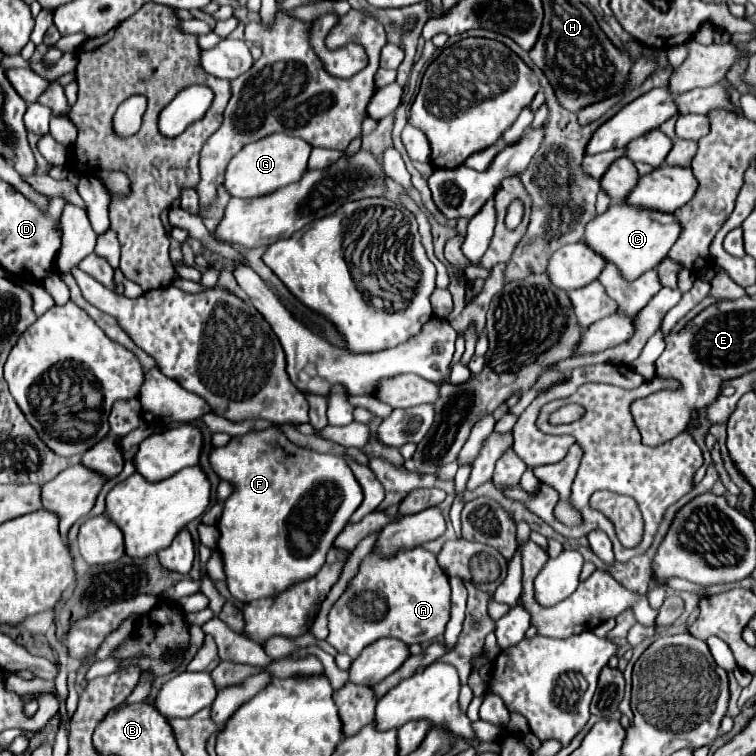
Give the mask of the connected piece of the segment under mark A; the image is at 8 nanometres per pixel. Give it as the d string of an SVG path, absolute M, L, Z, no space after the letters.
M424 547L402 551L390 559L378 555L366 555L358 575L348 589L336 601L328 613L328 637L326 641L352 659L358 653L382 637L396 637L406 645L428 643L440 637L450 619L450 581L446 571L436 563L436 555Z

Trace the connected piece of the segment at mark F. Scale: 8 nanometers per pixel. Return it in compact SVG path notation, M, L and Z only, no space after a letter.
M280 425L232 437L228 445L212 447L208 459L220 479L234 483L234 493L224 501L224 511L216 527L220 531L218 551L224 559L226 583L232 597L240 603L276 595L316 575L334 539L362 503L362 487L342 457L314 453L290 443Z

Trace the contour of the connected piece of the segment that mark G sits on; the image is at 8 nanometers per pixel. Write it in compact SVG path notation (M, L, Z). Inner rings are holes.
M284 133L268 135L256 143L246 145L238 155L232 157L226 169L224 187L230 193L230 197L242 197L242 199L258 199L262 195L274 193L276 189L302 179L310 151L312 147L302 139L296 139Z

